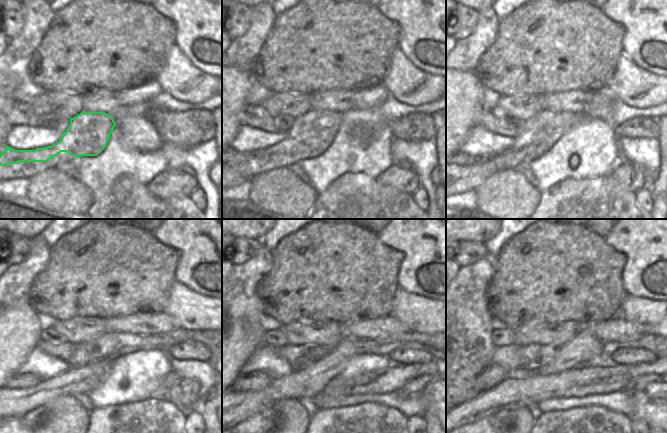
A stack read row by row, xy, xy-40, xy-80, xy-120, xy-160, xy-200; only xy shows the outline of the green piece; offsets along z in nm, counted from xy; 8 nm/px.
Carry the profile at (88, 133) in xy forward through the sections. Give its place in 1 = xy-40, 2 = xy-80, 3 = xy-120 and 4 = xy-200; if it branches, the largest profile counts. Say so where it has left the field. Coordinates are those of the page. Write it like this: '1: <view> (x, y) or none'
1: xy-40 (311, 134)
2: xy-80 (542, 131)
3: xy-120 (110, 345)
4: xy-200 (609, 347)

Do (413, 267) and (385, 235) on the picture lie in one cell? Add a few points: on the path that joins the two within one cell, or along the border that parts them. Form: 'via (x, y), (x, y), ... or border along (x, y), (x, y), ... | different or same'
via (413, 257), (395, 238) | same

